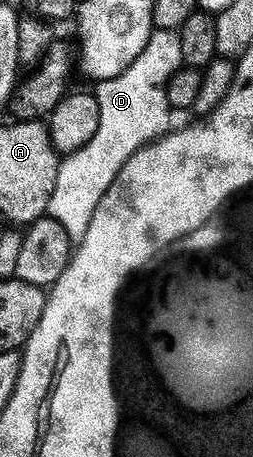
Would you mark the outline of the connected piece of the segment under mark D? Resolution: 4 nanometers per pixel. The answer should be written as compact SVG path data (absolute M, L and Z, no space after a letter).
M158 29L149 34L148 41L142 44L142 55L138 55L126 71L95 86L98 131L94 131L94 139L90 139L90 143L67 154L58 167L58 179L54 183L54 195L50 195L47 216L62 223L73 239L86 235L94 207L98 207L102 195L106 195L126 159L130 159L130 155L137 153L143 145L169 132L167 83L182 65L179 32Z

